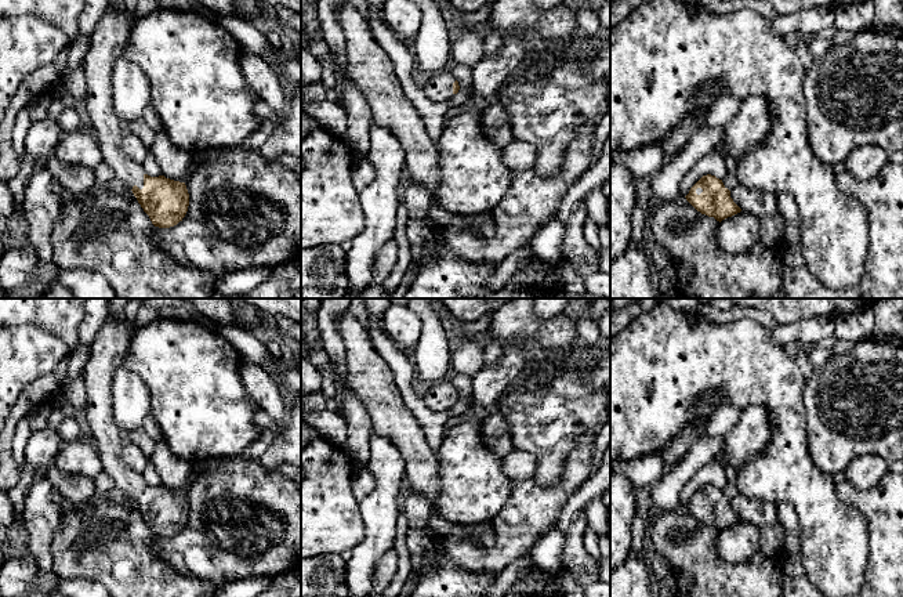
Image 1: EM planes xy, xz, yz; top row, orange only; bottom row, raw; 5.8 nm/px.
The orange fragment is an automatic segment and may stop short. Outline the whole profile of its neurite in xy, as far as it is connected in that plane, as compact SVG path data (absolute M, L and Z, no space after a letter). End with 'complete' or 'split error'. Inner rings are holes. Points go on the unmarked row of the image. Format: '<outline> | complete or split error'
M108 310L83 372L87 408L81 421L94 438L104 471L113 480L117 495L134 503L155 536L170 538L182 531L188 521L186 495L164 485L148 485L142 474L137 474L124 463L126 437L119 431L112 412L113 376L122 366L135 329L135 323L126 315L120 316Z | split error

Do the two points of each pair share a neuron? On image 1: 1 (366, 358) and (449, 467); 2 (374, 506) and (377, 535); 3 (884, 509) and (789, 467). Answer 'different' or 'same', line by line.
1: different
2: same
3: different

